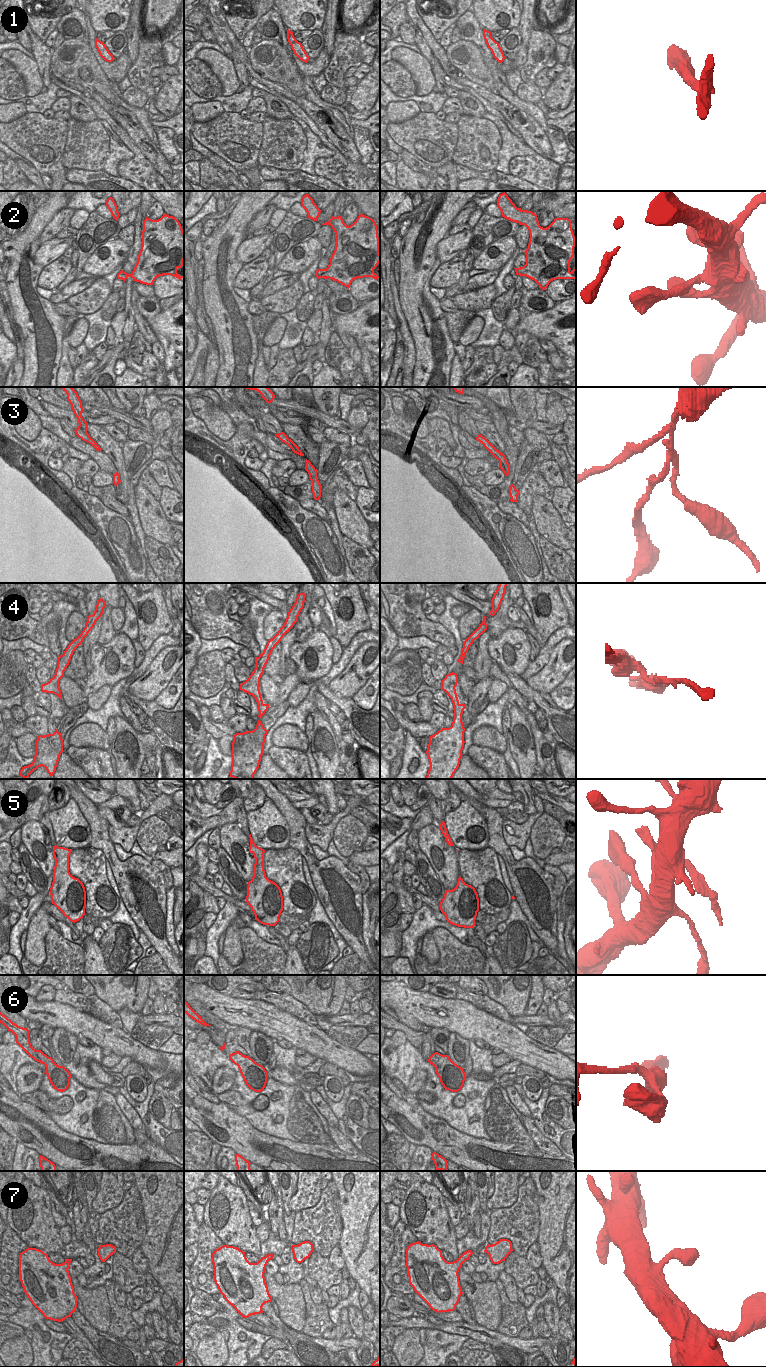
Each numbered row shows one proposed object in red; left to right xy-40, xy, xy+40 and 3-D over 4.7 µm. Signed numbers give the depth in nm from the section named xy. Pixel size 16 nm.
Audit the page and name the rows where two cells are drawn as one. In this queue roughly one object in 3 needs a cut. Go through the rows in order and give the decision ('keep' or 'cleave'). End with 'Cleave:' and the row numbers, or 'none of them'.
1: keep
2: keep
3: cleave
4: cleave
5: keep
6: keep
7: keep
Cleave: 3, 4

